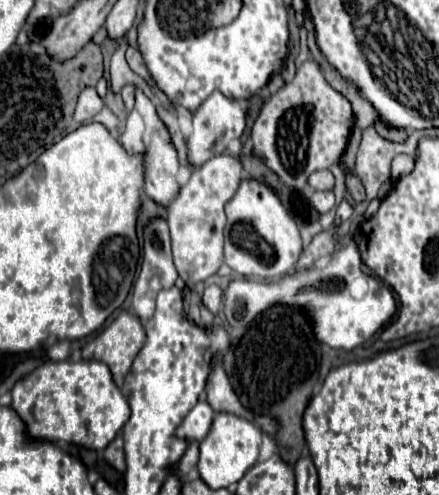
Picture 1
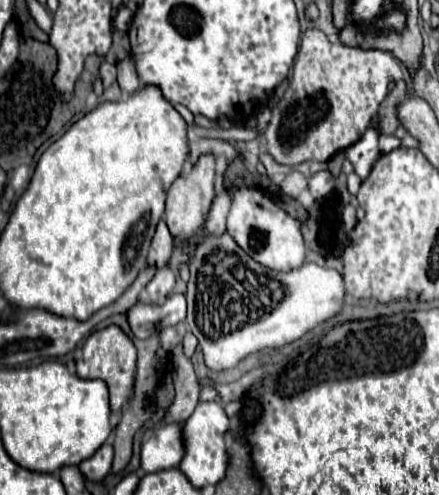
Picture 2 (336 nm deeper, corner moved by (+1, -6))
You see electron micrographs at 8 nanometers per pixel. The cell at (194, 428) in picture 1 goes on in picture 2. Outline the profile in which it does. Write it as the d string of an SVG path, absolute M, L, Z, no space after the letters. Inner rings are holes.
M171 422L161 424L155 428L141 448L141 466L143 470L167 470L177 468L185 456L185 442L183 442L183 424Z

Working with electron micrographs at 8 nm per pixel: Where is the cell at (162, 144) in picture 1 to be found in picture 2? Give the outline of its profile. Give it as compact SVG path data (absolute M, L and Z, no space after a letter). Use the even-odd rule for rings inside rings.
M161 220L157 224L157 232L155 232L151 248L149 248L149 256L147 256L149 264L163 268L167 264L167 258L171 256L171 248L173 248L173 236L171 236L165 220Z

